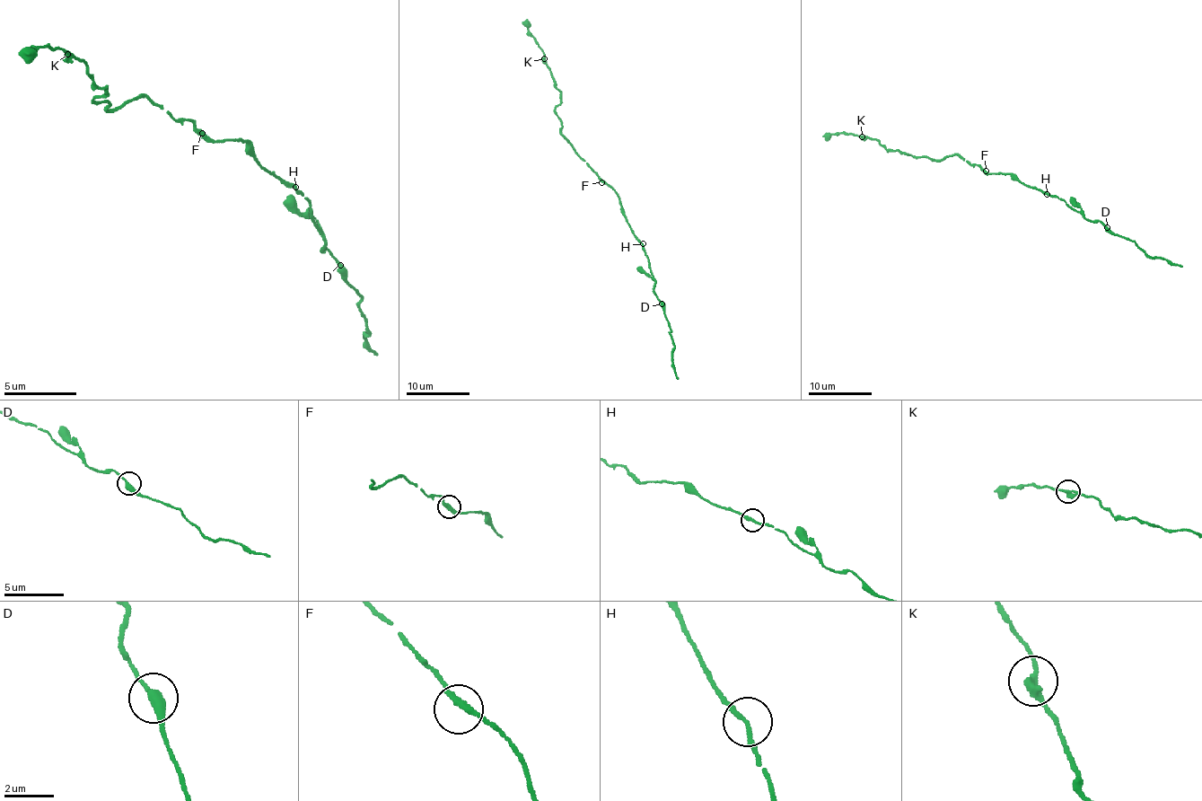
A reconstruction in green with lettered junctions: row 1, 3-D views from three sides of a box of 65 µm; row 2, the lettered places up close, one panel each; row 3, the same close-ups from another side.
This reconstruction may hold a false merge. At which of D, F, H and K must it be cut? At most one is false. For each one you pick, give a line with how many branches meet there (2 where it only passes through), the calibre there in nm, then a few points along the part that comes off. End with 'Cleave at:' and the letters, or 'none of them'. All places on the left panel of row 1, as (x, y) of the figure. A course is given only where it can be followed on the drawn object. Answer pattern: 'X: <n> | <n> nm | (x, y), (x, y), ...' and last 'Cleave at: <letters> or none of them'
Cleave at: none of them

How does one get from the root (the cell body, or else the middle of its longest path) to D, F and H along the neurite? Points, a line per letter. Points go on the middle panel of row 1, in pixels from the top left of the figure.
D: (619, 198), (620, 212), (643, 245), (655, 282), (653, 294), (662, 303)
F: (619, 198), (611, 187), (601, 182)
H: (619, 198), (620, 212), (632, 233), (643, 244)

